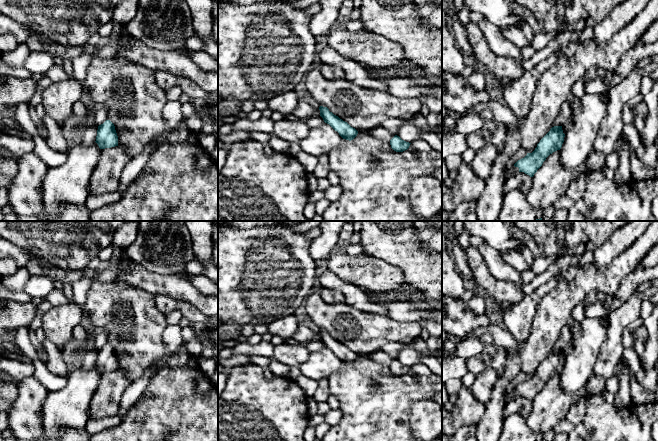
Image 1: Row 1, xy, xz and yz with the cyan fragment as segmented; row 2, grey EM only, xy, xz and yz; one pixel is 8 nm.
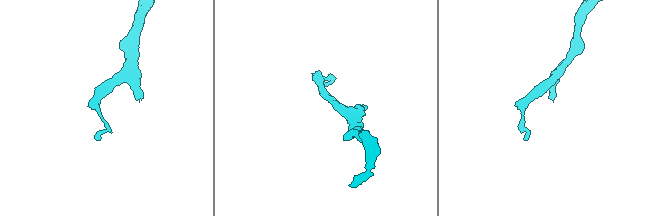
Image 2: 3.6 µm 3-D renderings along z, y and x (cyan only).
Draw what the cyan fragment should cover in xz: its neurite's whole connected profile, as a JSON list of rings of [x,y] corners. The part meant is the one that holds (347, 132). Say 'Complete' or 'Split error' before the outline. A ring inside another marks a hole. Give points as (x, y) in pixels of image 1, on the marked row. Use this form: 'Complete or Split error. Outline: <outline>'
Complete. Outline: [[[320,106],[319,110],[324,122],[337,131],[343,139],[351,141],[357,136],[358,131],[355,128],[330,112],[327,107]]]

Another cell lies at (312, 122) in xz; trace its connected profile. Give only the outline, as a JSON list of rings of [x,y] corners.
[[[316,115],[303,119],[303,121],[306,123],[308,128],[317,128],[320,127],[323,123],[325,123],[321,116]]]

